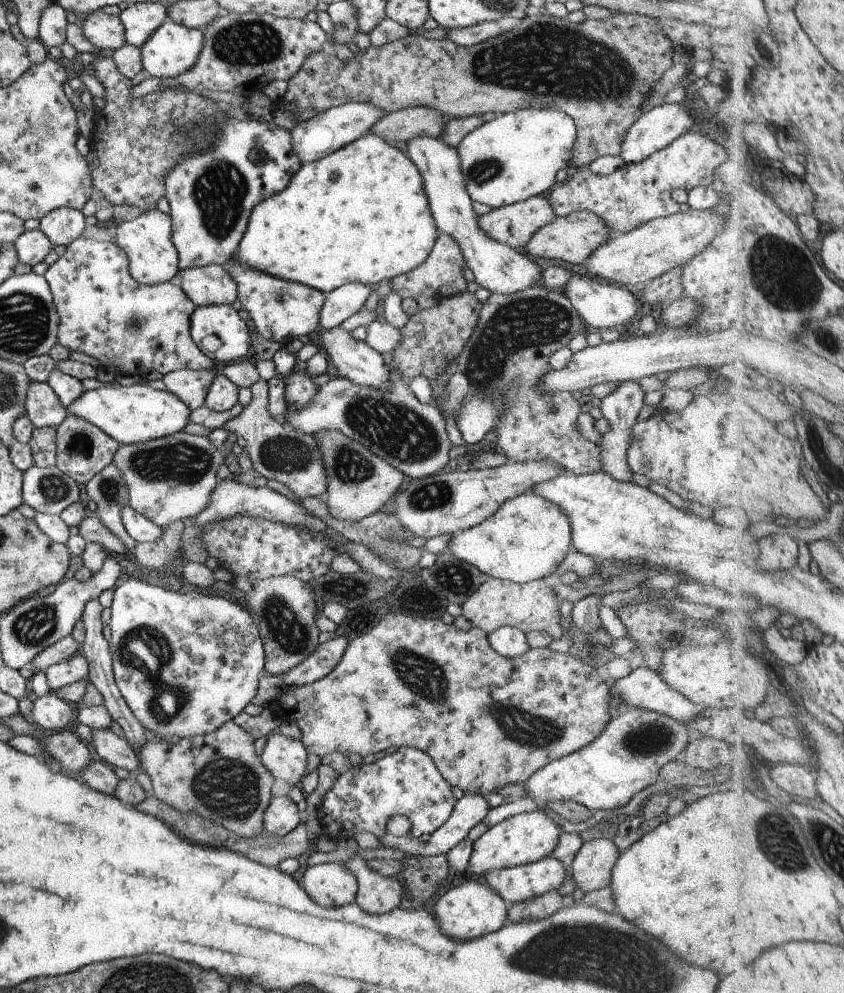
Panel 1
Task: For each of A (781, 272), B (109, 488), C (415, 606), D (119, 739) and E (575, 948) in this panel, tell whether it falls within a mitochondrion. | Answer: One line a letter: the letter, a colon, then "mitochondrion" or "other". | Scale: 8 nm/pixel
A: mitochondrion
B: mitochondrion
C: other
D: other
E: mitochondrion

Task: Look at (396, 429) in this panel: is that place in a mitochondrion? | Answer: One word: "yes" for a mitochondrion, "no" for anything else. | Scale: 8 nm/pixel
yes

